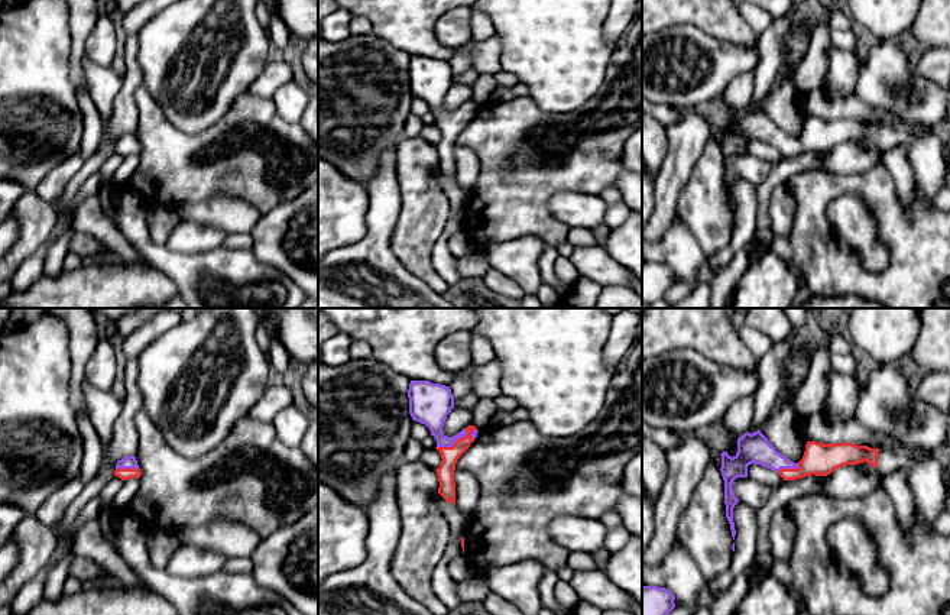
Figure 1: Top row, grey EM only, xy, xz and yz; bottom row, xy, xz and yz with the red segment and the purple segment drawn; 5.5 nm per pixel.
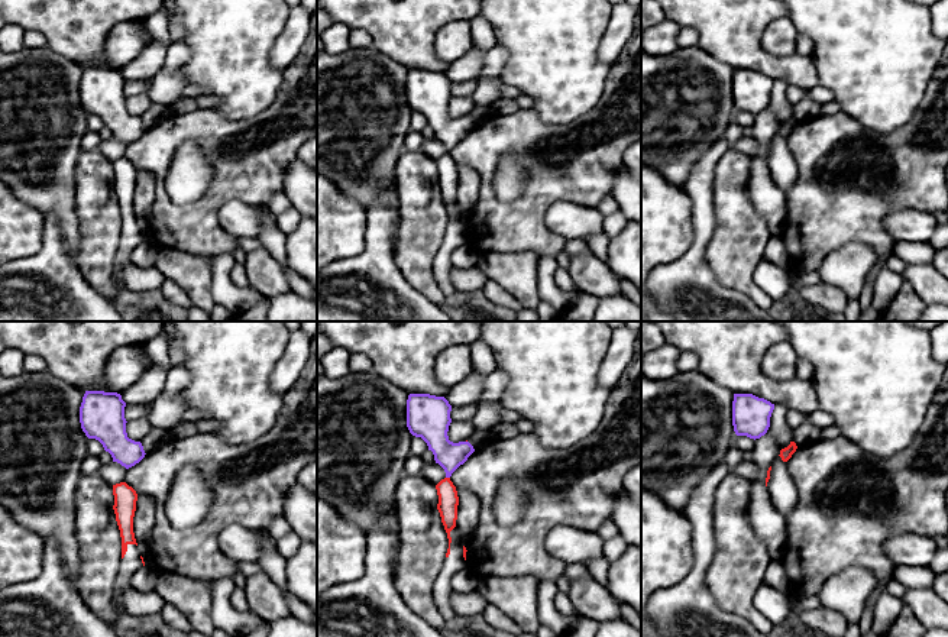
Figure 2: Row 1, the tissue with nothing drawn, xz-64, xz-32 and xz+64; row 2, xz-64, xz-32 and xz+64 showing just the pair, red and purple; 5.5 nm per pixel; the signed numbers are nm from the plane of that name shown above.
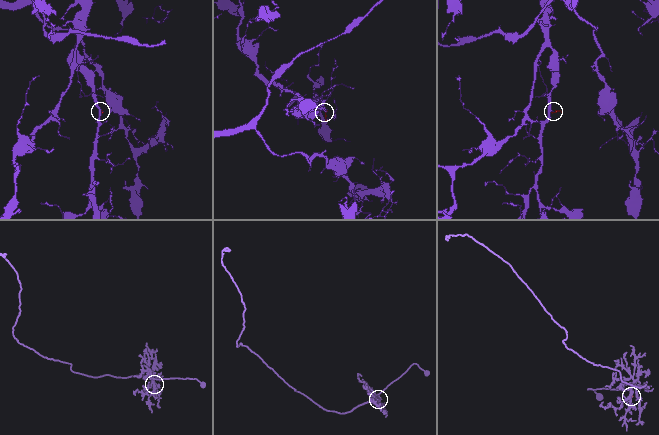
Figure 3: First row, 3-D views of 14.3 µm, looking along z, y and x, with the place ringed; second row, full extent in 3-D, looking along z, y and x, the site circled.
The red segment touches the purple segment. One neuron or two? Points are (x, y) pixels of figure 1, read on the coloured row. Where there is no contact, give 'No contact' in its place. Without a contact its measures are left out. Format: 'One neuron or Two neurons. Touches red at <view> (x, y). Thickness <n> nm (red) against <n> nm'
One neuron. Touches red at xz (454, 444). Thickness 100 nm (red) against 200 nm

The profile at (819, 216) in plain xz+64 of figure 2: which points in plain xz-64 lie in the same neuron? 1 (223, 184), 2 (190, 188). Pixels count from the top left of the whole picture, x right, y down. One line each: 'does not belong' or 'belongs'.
1: belongs
2: does not belong

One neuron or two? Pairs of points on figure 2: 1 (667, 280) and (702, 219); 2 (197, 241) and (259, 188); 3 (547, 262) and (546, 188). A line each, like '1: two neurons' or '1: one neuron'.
1: one neuron
2: one neuron
3: two neurons

